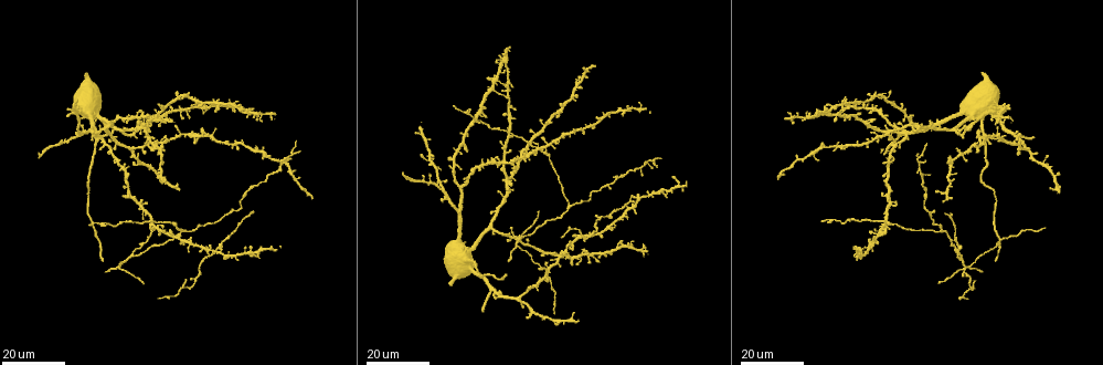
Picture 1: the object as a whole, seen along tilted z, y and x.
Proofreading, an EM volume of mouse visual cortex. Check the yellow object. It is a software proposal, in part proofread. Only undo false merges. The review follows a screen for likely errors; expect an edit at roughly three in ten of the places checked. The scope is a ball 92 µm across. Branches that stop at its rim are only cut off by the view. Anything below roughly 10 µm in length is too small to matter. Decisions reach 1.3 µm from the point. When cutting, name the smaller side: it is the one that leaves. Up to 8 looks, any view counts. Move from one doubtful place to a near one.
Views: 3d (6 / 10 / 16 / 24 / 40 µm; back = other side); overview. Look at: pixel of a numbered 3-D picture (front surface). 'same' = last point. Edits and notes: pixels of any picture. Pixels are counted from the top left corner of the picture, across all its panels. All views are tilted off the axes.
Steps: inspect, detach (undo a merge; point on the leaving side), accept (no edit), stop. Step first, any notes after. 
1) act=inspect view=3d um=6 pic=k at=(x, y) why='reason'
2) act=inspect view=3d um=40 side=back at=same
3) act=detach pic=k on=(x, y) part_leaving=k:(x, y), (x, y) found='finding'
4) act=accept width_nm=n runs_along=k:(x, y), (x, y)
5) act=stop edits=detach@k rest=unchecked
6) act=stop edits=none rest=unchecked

act=inspect view=3d um=16 pic=1 at=(188, 231) why='two arms in line, one across'

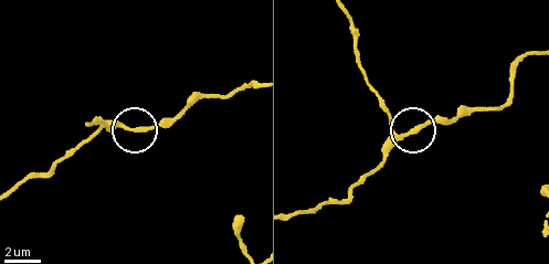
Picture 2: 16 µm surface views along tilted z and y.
act=inspect view=3d um=6 pic=2 at=(127, 130) why='closer look'

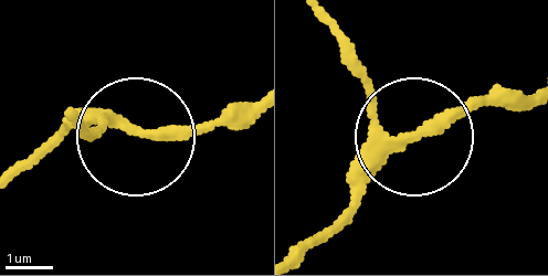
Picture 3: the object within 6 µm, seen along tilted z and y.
act=accept width_nm=220 found='all the same neuron'

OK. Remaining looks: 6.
act=inspect view=3d um=16 pic=1 at=(490, 290) why='four arms meet'

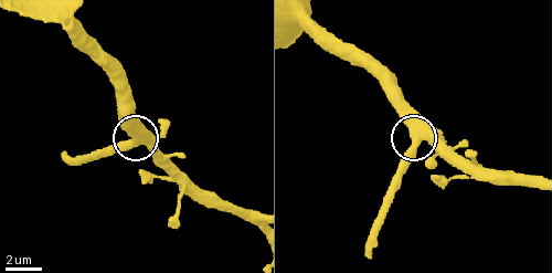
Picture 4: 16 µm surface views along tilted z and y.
act=inspect view=3d um=10 pic=4 at=(423, 140) why='zoom in'

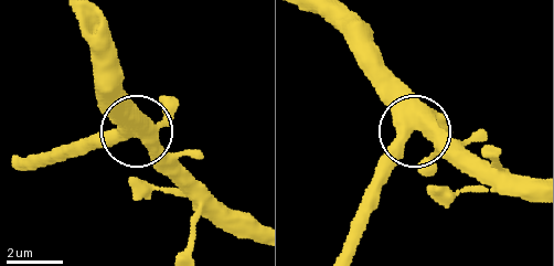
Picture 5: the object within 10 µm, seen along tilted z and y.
act=accept arms=4 found='all the same neuron'

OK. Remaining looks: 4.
act=inspect view=3d um=24 pic=1 at=(163, 221) why='arms part here'

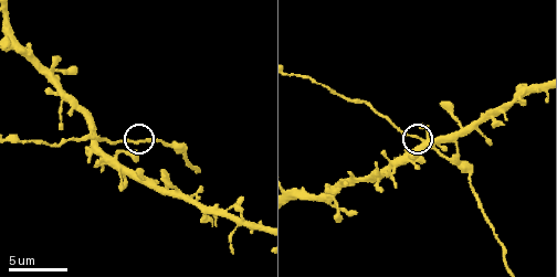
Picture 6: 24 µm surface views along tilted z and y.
act=inspect view=3d um=10 pic=6 at=(140, 139)

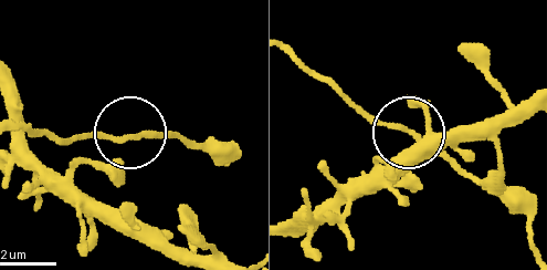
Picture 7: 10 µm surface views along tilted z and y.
act=accept side_arm_um=35 runs_along=7:(10, 110), (59, 173), (107, 165), (129, 135), (77, 134) found='one neuron here'

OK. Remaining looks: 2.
act=inspect view=3d um=24 pic=1 at=(200, 271) why='calibre changes'

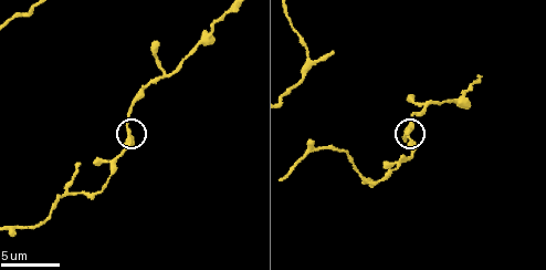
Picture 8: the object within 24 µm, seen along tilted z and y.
act=inspect view=3d um=10 pic=8 at=(126, 131) why='closer look'

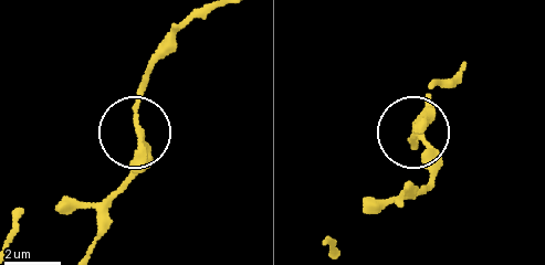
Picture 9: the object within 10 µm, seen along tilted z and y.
act=accept runs_along=9:(453, 75), (435, 85), (411, 137), (436, 186) found='one neuron here'

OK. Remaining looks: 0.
act=stop edits=none rest=unchecked

